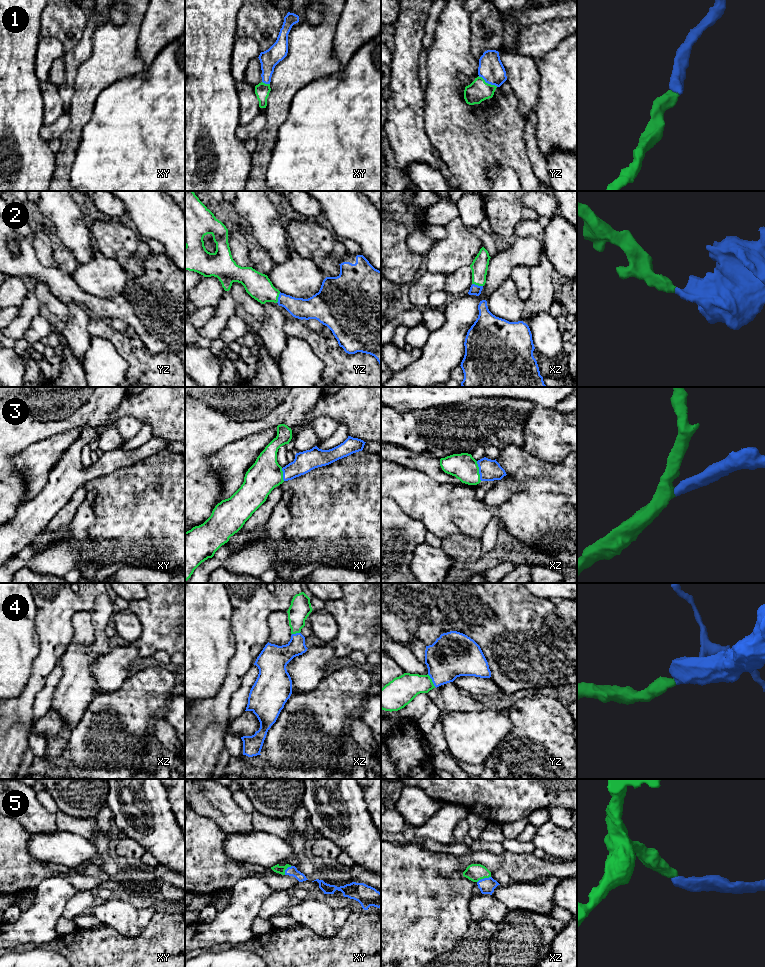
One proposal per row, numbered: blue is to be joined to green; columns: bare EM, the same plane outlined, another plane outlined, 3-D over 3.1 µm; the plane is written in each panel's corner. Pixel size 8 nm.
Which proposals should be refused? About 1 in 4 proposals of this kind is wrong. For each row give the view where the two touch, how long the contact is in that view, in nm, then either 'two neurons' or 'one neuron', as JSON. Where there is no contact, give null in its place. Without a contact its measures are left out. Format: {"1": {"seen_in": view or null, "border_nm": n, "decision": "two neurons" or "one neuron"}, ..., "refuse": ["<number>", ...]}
{"1": {"seen_in": "yz", "border_nm": 180, "decision": "one neuron"}, "2": {"seen_in": "yz", "border_nm": 90, "decision": "one neuron"}, "3": {"seen_in": "xz", "border_nm": 170, "decision": "one neuron"}, "4": {"seen_in": "yz", "border_nm": 120, "decision": "one neuron"}, "5": {"seen_in": "xz", "border_nm": 120, "decision": "one neuron"}, "refuse": []}

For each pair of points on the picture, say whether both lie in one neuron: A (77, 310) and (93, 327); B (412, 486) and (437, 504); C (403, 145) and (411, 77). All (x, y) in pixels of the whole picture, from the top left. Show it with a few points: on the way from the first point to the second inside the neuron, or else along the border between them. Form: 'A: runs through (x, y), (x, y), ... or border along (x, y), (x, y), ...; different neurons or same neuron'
A: border along (88, 319), (87, 332), (90, 336); different neurons
B: runs through (418, 492), (431, 502); same neuron
C: runs through (405, 128), (406, 94); same neuron

